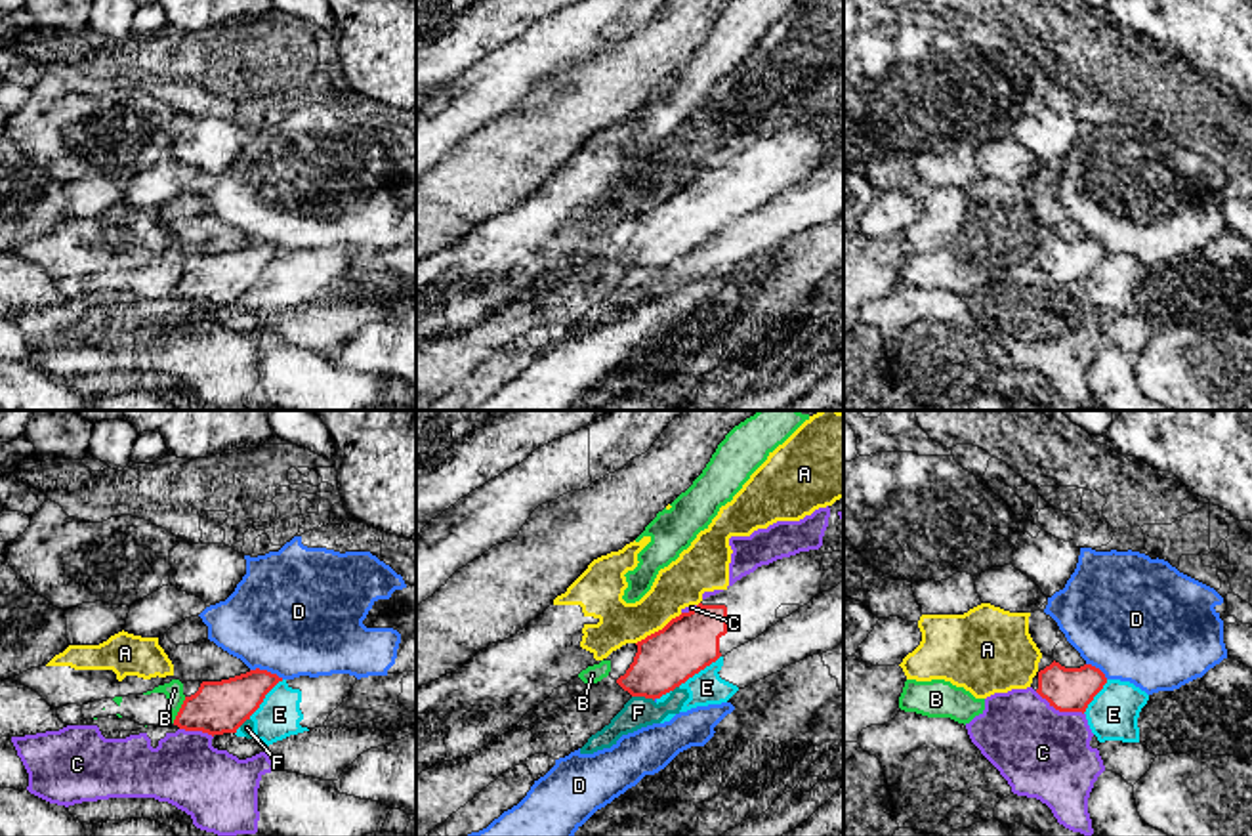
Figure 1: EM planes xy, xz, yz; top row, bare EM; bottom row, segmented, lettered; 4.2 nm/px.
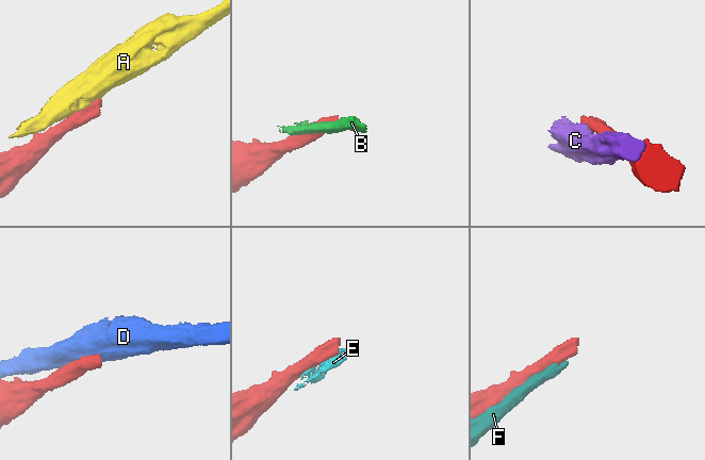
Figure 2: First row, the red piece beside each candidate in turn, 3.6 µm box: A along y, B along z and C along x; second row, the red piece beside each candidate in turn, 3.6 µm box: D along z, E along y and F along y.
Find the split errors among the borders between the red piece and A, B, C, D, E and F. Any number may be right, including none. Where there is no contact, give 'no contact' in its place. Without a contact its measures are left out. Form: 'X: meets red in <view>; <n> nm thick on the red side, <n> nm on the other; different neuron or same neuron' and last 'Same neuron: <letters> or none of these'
A: meets red in xz; 240 nm thick on the red side, 200 nm on the other; different neuron
B: meets red in xy; 220 nm thick on the red side, 80 nm on the other; different neuron
C: meets red in yz; 190 nm thick on the red side, 380 nm on the other; different neuron
D: meets red in xy; 220 nm thick on the red side, 500 nm on the other; different neuron
E: meets red in xz; 240 nm thick on the red side, 140 nm on the other; different neuron
F: meets red in xz; 240 nm thick on the red side, 130 nm on the other; different neuron
Same neuron: none of these

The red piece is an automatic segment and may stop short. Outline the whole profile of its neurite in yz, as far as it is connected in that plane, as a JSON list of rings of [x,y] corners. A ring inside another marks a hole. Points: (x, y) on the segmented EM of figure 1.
[[[1042,655],[1031,687],[1059,712],[1084,714],[1105,683],[1105,674],[1092,664],[1065,668],[1052,657]]]

